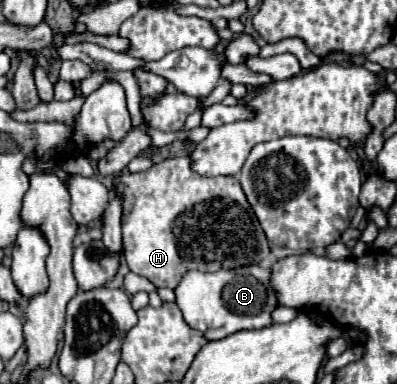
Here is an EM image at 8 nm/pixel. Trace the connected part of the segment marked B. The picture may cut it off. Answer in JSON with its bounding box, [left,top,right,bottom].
[174,265,280,341]

